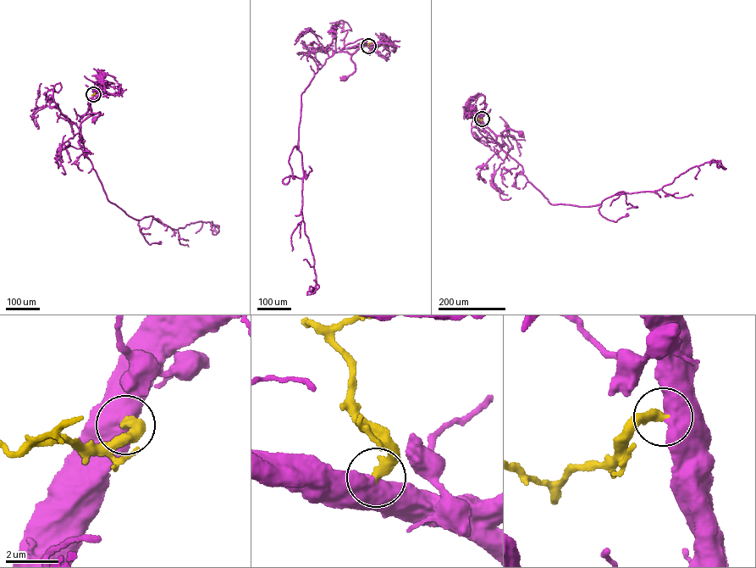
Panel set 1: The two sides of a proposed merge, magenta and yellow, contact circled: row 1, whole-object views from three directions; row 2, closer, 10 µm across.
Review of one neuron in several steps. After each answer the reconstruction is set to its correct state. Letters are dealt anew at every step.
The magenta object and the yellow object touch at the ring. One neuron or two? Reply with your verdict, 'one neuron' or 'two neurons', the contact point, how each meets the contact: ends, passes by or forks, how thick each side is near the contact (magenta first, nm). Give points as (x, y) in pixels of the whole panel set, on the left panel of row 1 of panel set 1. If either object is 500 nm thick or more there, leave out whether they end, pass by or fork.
two neurons; at (93, 94); 700 nm thick on the magenta side, 380 nm on the other

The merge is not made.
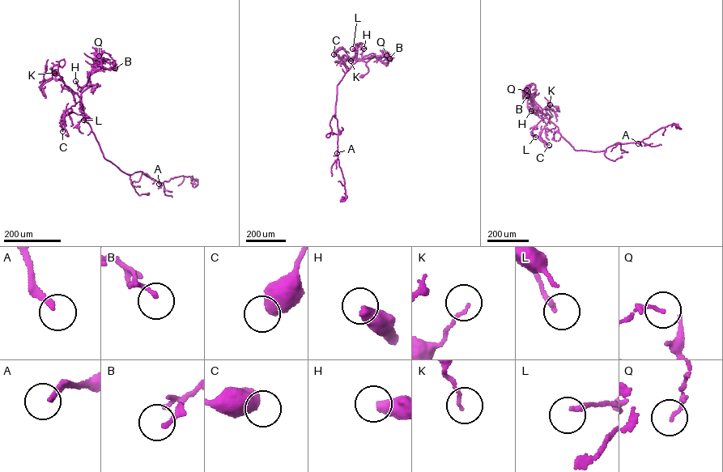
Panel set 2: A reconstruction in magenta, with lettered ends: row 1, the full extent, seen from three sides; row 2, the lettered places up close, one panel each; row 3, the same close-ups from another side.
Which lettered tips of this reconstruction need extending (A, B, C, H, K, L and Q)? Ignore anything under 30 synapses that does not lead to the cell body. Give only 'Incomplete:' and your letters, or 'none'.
Incomplete: A, H

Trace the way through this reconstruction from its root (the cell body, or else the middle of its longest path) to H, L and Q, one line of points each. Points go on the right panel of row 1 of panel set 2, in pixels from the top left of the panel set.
H: (557, 107), (548, 104), (542, 108), (544, 114), (531, 111)
L: (557, 107), (550, 104), (542, 108), (545, 117), (532, 130), (535, 137)
Q: (557, 107), (550, 104), (542, 108), (525, 92), (526, 90)

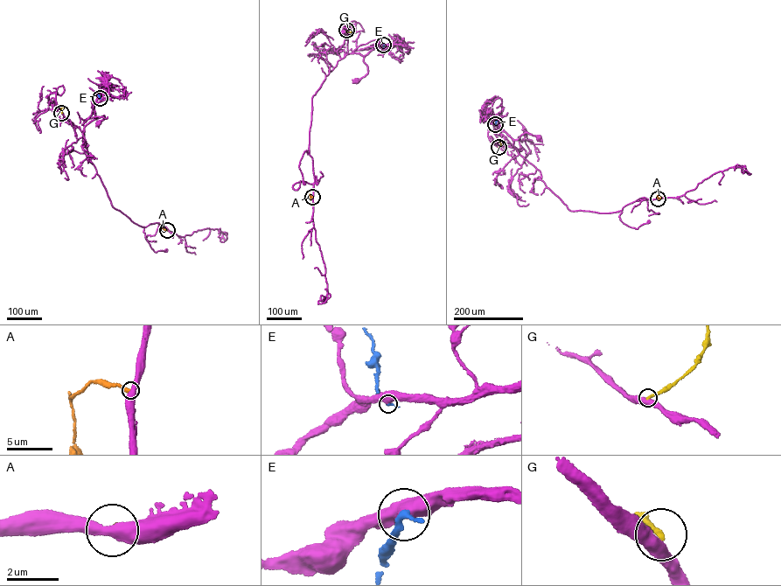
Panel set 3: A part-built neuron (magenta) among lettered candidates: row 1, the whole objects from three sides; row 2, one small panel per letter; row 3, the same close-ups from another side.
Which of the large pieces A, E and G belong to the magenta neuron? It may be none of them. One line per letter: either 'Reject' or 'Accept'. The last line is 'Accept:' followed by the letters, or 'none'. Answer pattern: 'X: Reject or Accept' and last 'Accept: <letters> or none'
A: Reject
E: Reject
G: Reject
Accept: none

